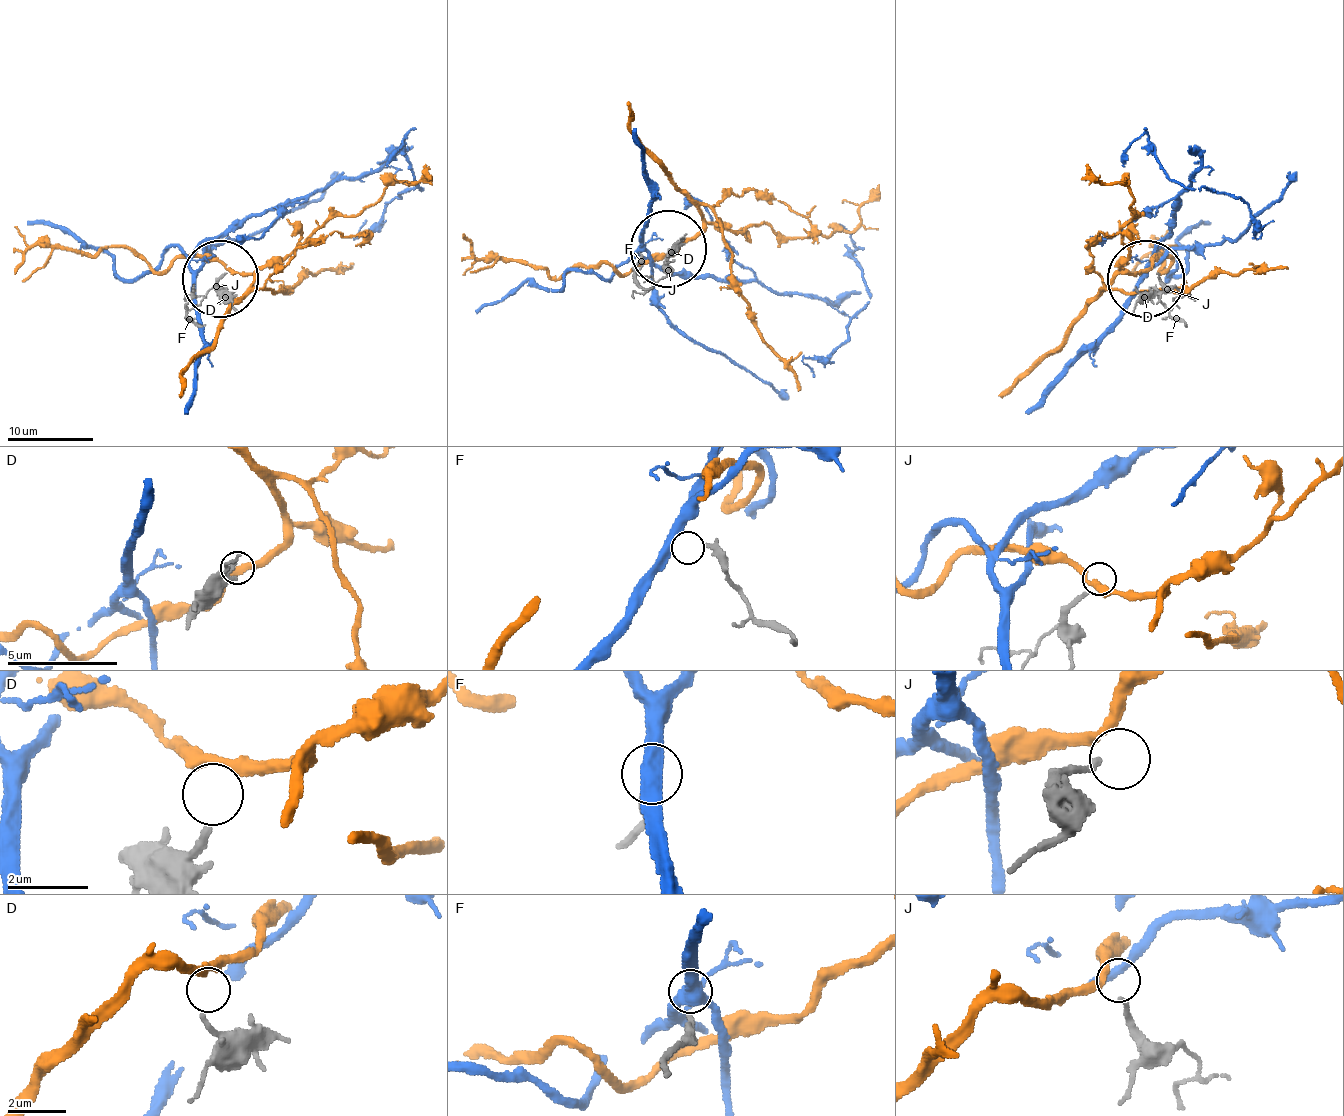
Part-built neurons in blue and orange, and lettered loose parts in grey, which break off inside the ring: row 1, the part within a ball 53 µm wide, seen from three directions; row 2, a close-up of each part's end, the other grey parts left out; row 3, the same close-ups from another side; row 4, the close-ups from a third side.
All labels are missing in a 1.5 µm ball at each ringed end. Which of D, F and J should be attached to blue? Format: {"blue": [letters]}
{"blue": []}

